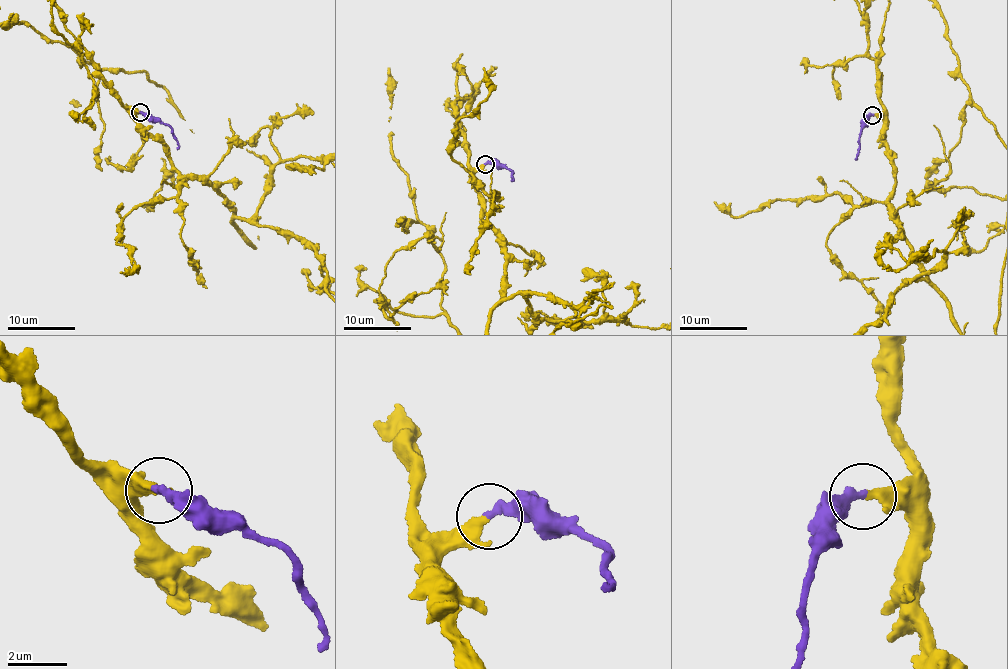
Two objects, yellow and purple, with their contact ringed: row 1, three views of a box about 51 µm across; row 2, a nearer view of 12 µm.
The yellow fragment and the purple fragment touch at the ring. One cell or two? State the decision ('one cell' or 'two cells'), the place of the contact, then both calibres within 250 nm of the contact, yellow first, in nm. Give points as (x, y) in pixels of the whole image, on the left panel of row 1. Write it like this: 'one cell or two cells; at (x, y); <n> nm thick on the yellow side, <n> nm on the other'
one cell; at (140, 112); 240 nm thick on the yellow side, 320 nm on the other

